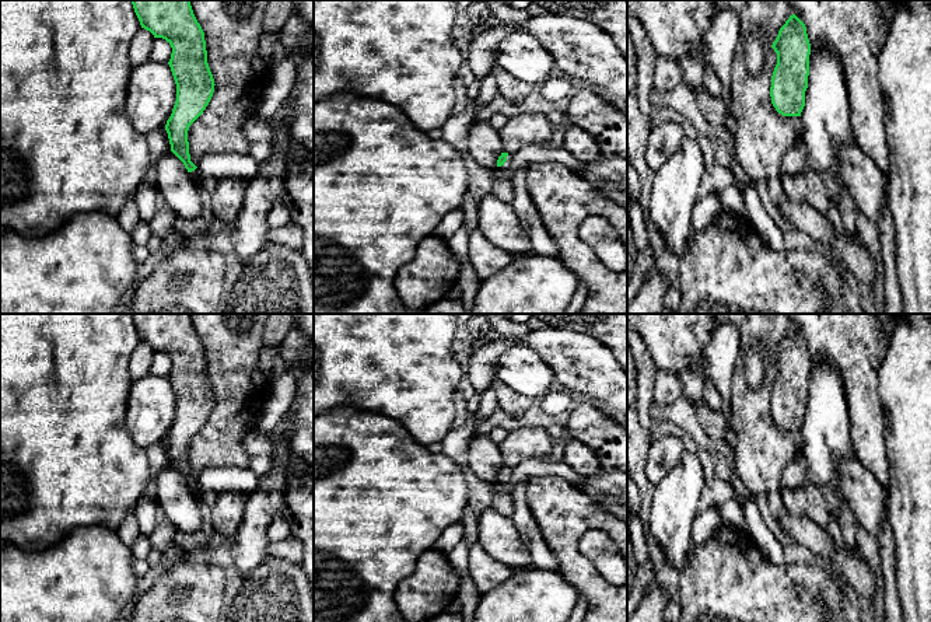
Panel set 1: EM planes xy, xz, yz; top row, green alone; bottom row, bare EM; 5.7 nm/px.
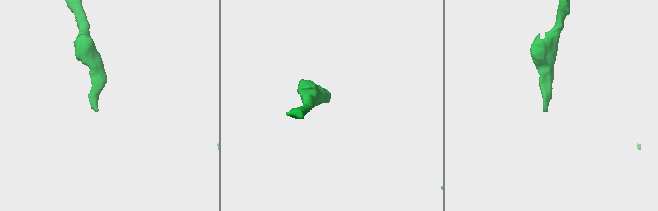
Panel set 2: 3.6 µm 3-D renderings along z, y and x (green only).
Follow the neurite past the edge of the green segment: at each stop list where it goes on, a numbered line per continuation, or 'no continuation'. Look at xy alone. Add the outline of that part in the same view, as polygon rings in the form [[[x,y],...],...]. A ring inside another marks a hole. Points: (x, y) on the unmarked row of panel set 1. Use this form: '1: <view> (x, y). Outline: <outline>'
1: xy (199, 493). Outline: [[[197,482],[192,486],[189,486],[189,490],[197,502],[203,500],[207,503],[209,497],[210,497],[210,492],[206,492]]]

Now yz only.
no continuation

